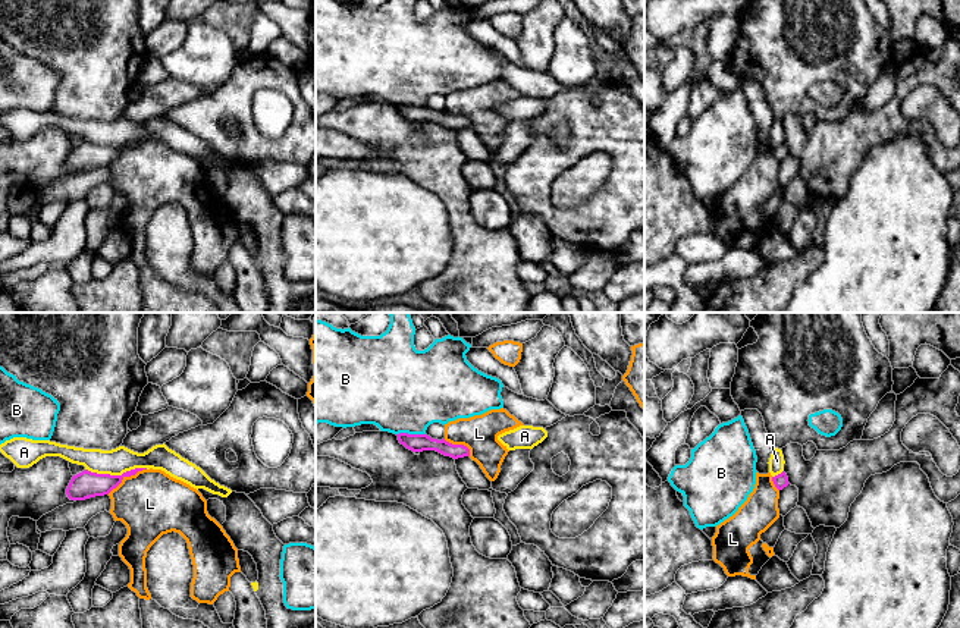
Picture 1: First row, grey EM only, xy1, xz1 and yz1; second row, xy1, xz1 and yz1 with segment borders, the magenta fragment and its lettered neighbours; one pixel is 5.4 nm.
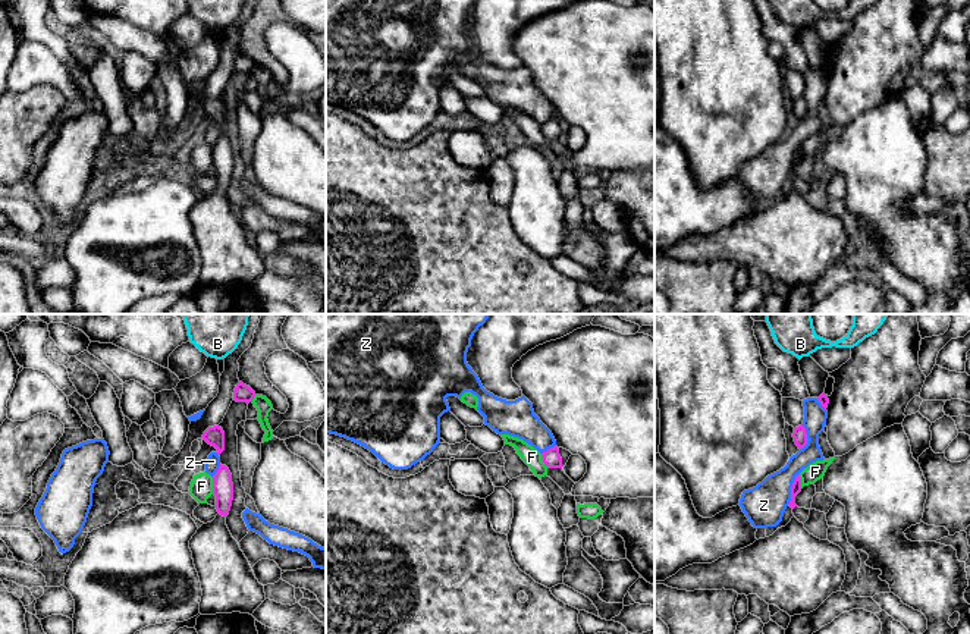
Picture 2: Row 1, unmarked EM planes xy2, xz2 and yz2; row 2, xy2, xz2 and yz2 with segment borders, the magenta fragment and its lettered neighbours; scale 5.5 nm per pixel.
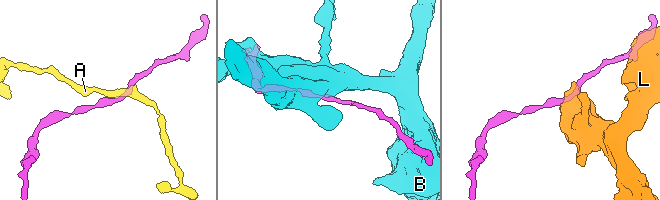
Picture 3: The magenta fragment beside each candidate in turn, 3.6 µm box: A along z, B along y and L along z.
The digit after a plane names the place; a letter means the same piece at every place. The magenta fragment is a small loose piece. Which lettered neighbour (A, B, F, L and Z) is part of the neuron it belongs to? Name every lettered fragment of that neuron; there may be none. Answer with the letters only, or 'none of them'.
none of them

